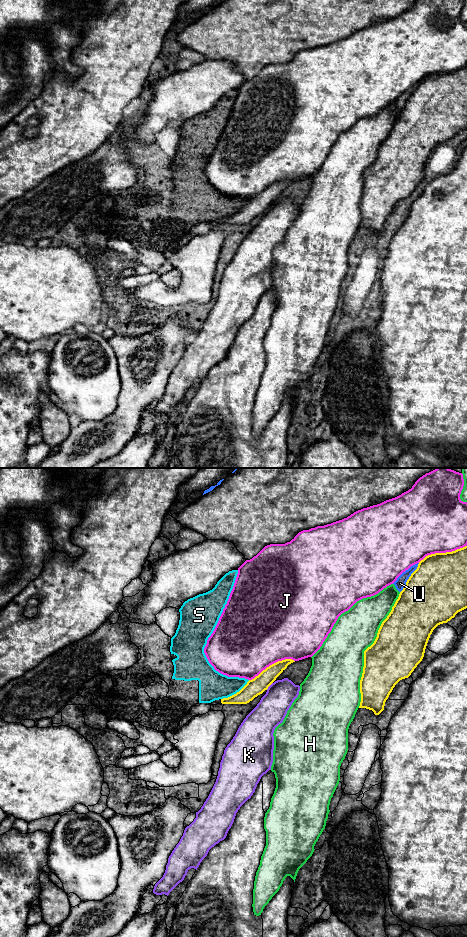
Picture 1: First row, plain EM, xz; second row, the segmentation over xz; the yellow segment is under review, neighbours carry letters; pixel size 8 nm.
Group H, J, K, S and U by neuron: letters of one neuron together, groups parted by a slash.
H / J / K / S / U

